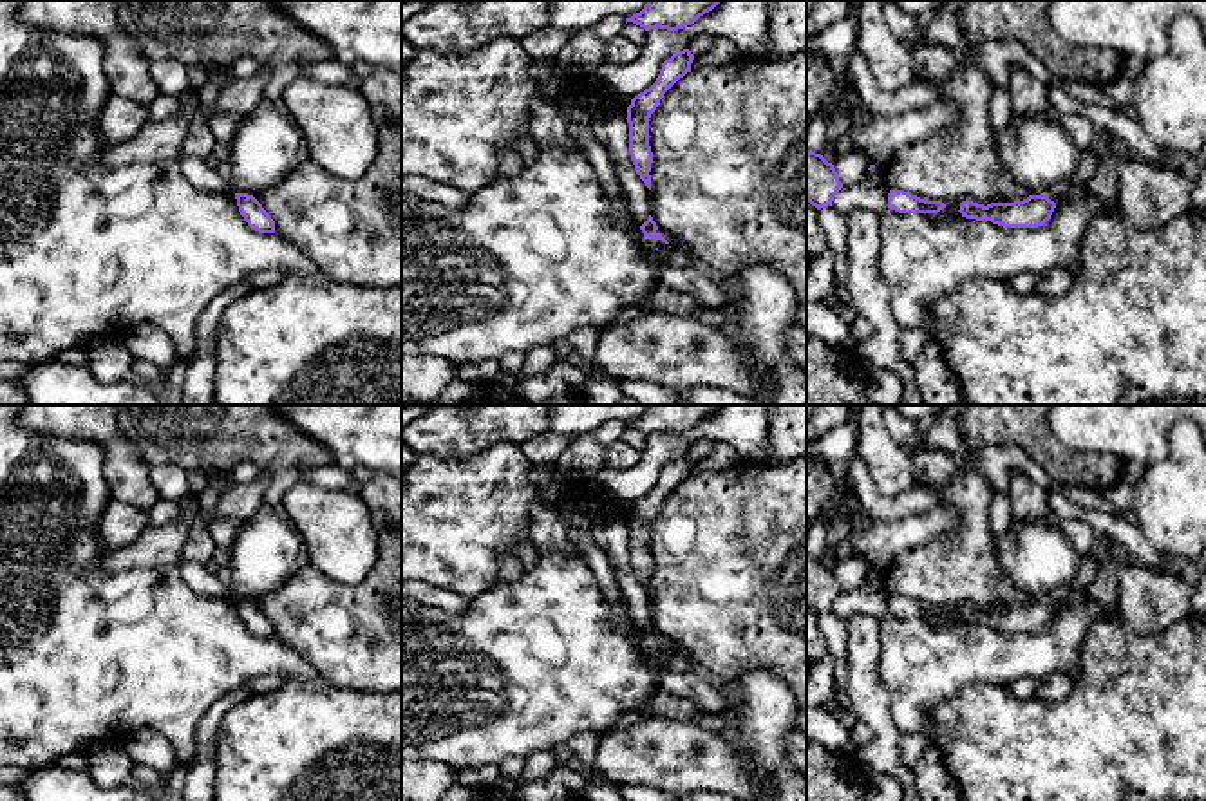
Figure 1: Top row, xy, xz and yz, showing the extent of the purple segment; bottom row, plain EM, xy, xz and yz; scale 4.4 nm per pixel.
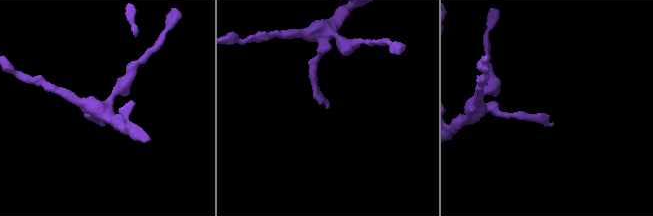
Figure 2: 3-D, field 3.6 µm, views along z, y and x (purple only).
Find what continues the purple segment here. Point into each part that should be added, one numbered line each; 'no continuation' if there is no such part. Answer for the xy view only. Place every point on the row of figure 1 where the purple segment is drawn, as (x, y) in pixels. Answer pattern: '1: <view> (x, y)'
no continuation

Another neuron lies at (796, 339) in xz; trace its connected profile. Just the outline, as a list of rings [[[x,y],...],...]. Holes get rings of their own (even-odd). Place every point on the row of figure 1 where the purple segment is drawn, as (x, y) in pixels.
[[[796,324],[787,333],[787,345],[794,360],[806,371],[806,329]]]

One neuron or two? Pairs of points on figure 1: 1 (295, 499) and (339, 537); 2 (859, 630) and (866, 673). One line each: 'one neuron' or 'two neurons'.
1: one neuron
2: one neuron

